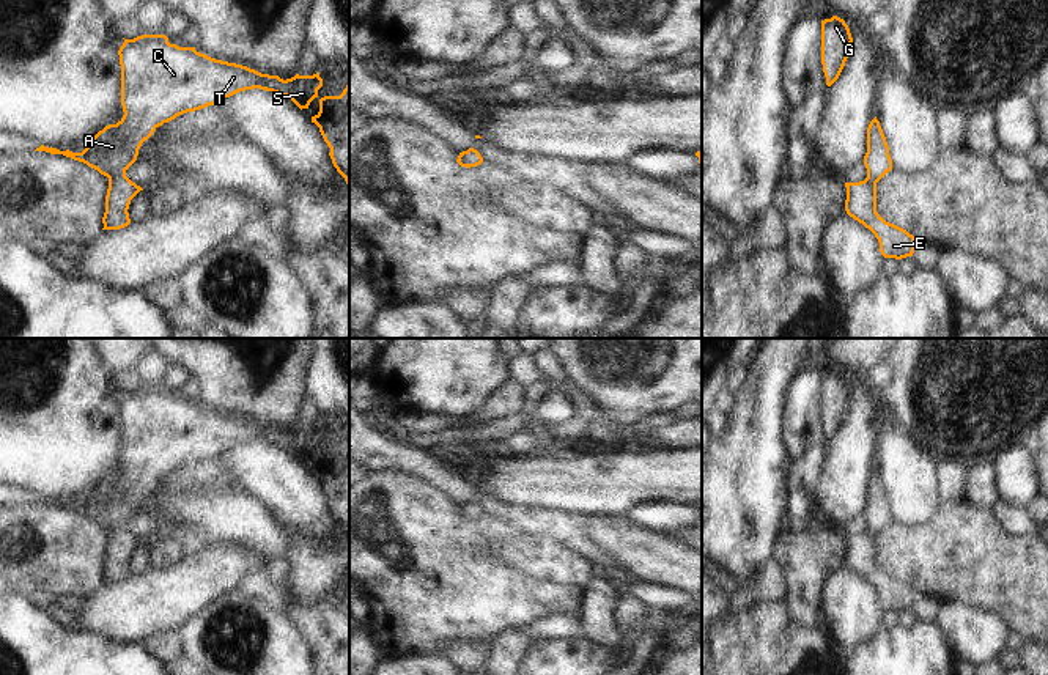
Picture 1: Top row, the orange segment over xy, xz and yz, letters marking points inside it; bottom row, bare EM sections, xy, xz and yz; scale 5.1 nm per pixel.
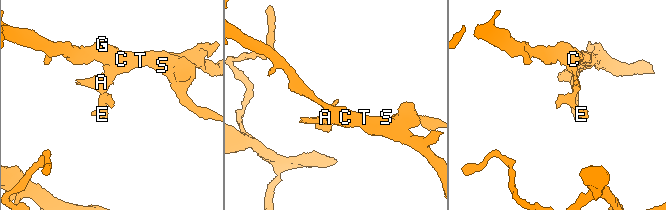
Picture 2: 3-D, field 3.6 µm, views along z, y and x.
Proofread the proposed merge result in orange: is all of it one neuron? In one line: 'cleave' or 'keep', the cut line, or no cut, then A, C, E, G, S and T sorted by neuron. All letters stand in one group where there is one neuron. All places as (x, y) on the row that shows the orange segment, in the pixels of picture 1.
keep; cut none; groups A C E G S T

